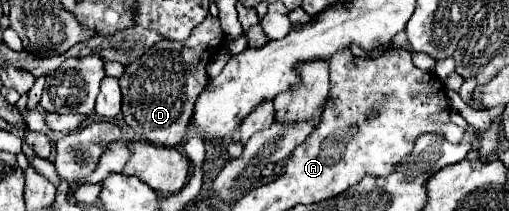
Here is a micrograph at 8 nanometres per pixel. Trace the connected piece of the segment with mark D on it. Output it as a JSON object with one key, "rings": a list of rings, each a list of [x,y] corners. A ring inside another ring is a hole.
{"rings":[[[206,16],[206,20],[198,24],[186,40],[162,40],[140,60],[126,66],[126,74],[120,78],[122,116],[142,140],[166,144],[168,148],[176,148],[184,142],[190,116],[194,114],[194,100],[208,82],[206,64],[218,52],[218,48],[222,48],[222,40],[224,32],[218,18]]]}

